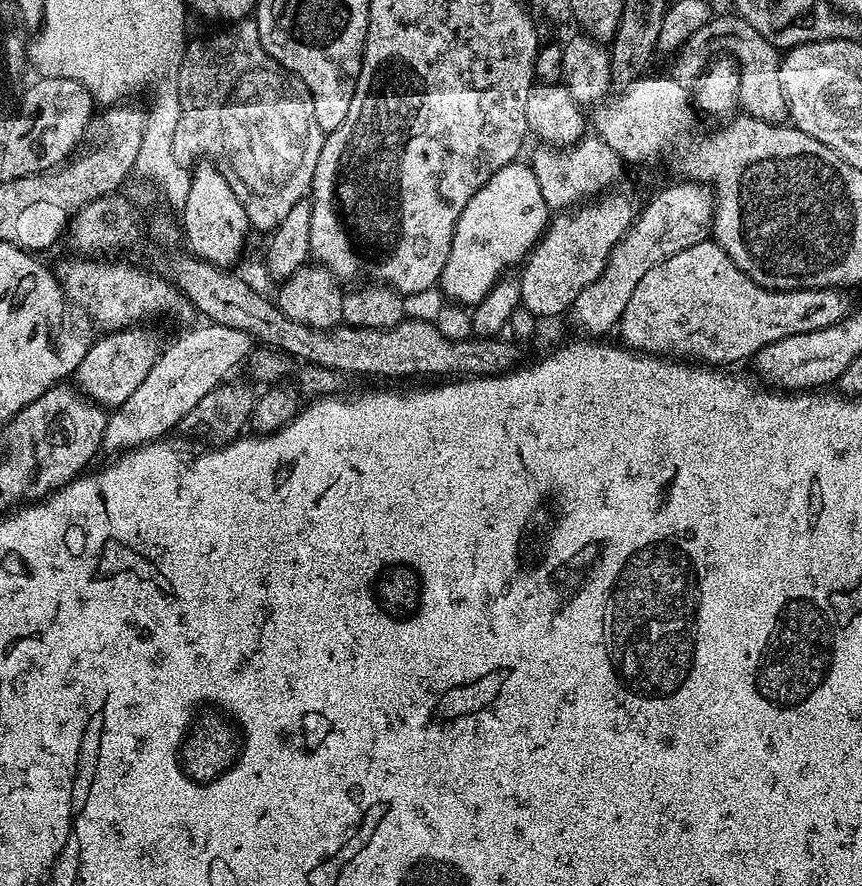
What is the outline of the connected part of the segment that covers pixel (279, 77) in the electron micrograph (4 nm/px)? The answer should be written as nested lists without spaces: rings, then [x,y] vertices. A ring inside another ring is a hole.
[[[245,18],[221,28],[224,28],[221,32],[216,32],[213,36],[206,37],[205,40],[189,39],[184,54],[180,57],[174,77],[174,86],[178,90],[180,99],[180,113],[176,119],[178,126],[174,130],[174,159],[186,169],[191,169],[198,160],[205,158],[211,160],[214,166],[218,166],[222,178],[226,178],[226,182],[230,182],[230,190],[234,190],[238,202],[242,202],[242,210],[246,210],[249,225],[255,231],[257,228],[258,231],[268,234],[279,226],[282,218],[286,218],[286,214],[290,214],[290,209],[293,206],[298,206],[298,202],[311,193],[314,170],[318,166],[318,154],[322,154],[326,134],[318,126],[318,118],[314,118],[314,102],[306,82],[302,82],[293,72],[285,72],[282,65],[274,62],[274,58],[270,58],[270,54],[266,54],[262,42],[258,38],[258,26],[255,19]]]

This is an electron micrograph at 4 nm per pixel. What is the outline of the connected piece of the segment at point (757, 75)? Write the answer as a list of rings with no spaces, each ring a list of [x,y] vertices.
[[[737,14],[715,15],[701,30],[696,30],[675,55],[670,74],[680,83],[693,83],[704,74],[712,59],[717,56],[729,56],[737,62],[740,70],[737,99],[747,115],[768,123],[783,123],[789,117],[788,104],[781,90],[779,71],[782,56],[779,49]]]

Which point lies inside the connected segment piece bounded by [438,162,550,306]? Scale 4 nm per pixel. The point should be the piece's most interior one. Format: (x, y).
(503, 222)

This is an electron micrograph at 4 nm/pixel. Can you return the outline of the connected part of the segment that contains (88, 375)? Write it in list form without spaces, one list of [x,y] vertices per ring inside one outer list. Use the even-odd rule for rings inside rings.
[[[133,326],[130,328],[122,328],[119,330],[107,331],[101,340],[93,339],[88,346],[86,358],[82,358],[82,362],[78,362],[74,373],[75,387],[79,388],[89,400],[103,406],[105,409],[113,410],[124,403],[134,390],[145,381],[146,374],[154,366],[155,362],[161,356],[162,344],[156,341],[156,336],[152,332],[147,332],[147,327]]]

